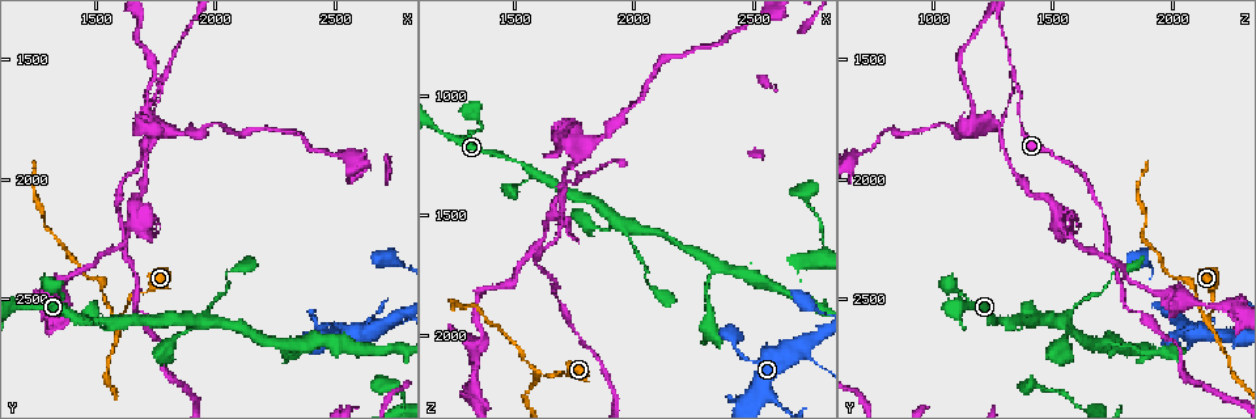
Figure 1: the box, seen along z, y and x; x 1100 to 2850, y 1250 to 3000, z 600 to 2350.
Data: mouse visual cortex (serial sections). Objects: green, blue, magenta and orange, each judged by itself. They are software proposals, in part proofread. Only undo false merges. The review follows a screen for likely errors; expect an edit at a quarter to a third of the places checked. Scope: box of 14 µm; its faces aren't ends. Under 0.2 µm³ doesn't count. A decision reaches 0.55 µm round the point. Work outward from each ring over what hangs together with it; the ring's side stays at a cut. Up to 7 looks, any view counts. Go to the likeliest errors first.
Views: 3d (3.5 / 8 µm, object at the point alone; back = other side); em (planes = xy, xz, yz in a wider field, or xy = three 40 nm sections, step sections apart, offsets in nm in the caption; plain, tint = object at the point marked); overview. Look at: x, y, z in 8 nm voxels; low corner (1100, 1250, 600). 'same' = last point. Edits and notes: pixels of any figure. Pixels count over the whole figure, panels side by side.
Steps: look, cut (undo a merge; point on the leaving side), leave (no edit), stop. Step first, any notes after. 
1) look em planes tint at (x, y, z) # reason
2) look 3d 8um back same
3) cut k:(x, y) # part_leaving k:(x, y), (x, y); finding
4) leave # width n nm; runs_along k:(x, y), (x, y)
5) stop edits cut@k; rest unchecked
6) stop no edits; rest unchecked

look 3d 3.5um at (1630, 2530, 2160) # thin neck

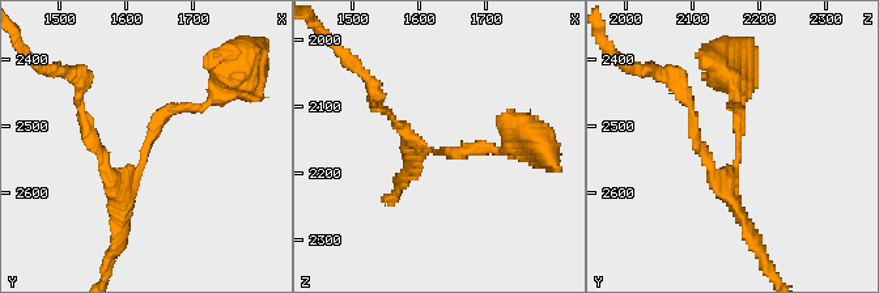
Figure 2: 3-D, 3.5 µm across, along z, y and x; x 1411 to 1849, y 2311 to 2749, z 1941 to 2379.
look em xy step 3 tint at (1640, 2530, 2165)

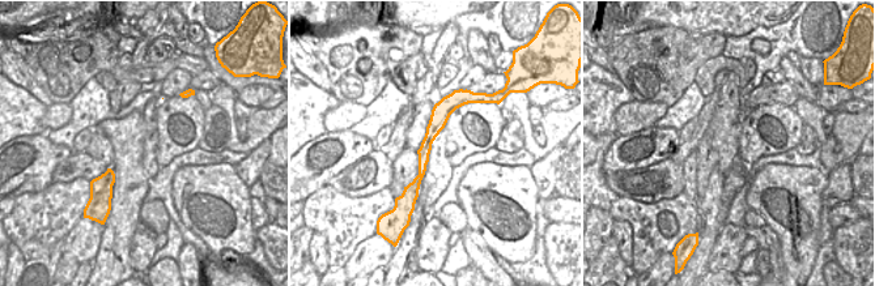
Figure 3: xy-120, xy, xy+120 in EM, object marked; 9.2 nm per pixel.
look em xy step 2 tint same

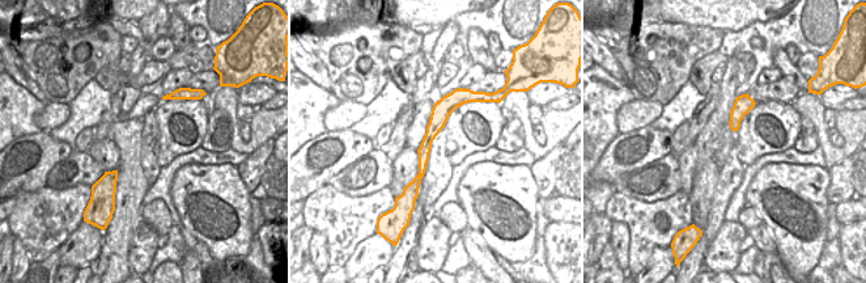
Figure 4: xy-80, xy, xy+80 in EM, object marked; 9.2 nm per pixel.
leave # runs_along 2:(504, 151), (432, 151), (391, 118); one cell here

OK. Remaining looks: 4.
look 3d 3.5um back at (2760, 2590, 2130) # calibre changes

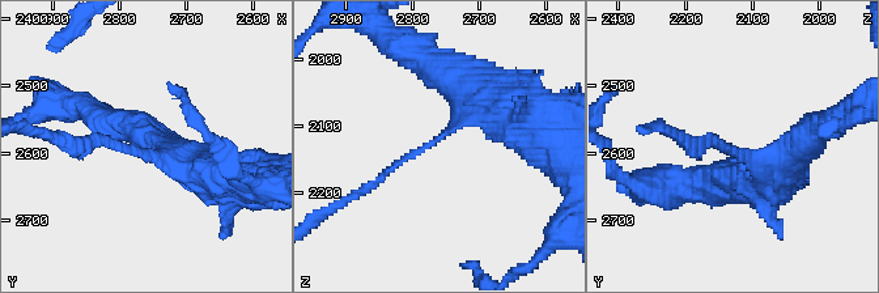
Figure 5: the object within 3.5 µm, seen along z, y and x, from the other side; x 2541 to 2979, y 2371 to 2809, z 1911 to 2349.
look em xy step 3 tint at (2770, 2605, 2120) # arm_widths 100, 500 nm; shape alone is not enough

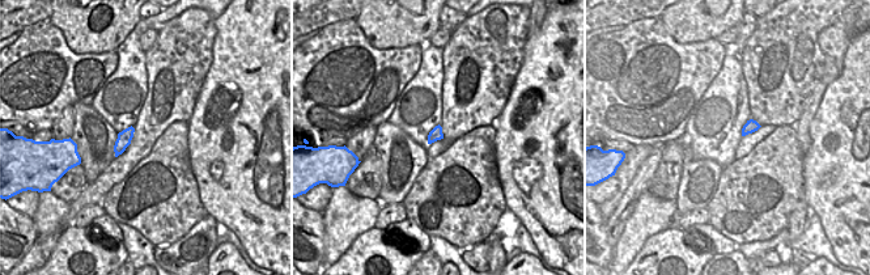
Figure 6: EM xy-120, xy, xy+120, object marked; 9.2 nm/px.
look em xy step 5 tint same

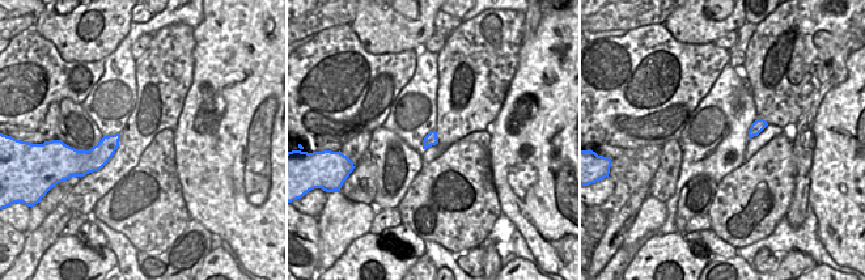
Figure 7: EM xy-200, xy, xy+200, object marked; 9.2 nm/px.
cut 5:(366, 187) # width 120 nm; two cells meet here

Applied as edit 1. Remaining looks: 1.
stop edits cut@5; rest unchecked

